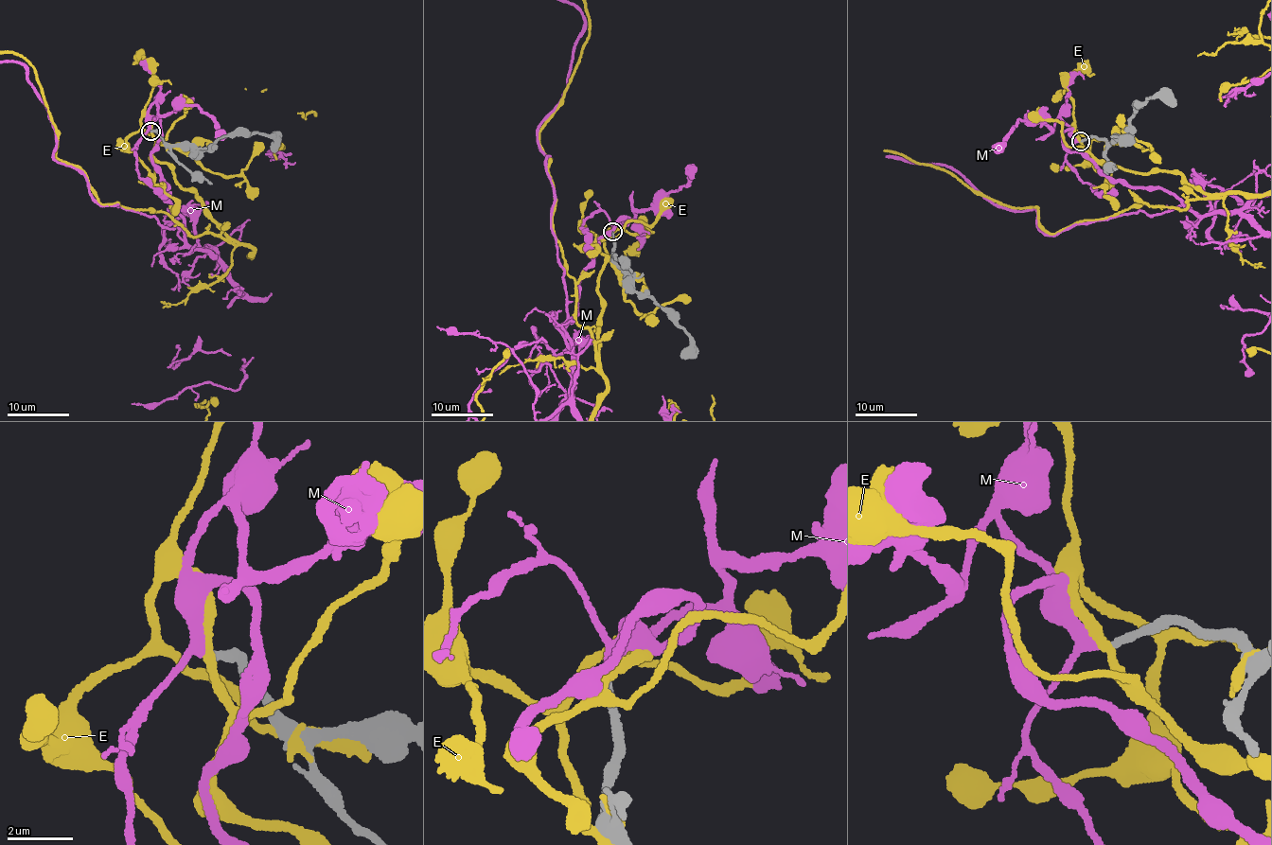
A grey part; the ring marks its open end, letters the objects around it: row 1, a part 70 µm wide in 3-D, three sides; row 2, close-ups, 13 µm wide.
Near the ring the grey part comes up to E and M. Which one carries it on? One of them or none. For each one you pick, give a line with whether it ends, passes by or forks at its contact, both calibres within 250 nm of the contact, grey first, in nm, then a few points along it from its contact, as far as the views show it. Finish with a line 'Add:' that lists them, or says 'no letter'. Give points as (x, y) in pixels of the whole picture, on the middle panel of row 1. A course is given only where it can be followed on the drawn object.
M: it passes by; 200 nm thick on the grey side, 240 nm on the other; it runs (613, 231), (594, 247), (572, 317), (538, 125), (568, 86), (585, 24)
Add: M

